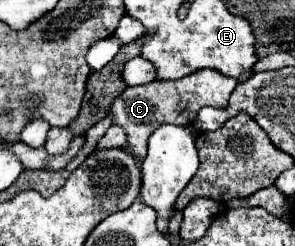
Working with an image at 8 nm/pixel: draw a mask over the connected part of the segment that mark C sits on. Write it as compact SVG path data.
M201 69L197 73L191 73L183 79L171 81L171 85L141 85L141 87L127 87L119 99L113 101L109 115L113 123L121 125L127 133L127 151L133 153L137 159L145 159L145 149L147 149L147 139L157 129L157 125L171 123L171 125L181 125L187 127L195 121L197 111L205 105L211 107L227 107L229 97L233 89L237 87L237 81L233 77L225 77L213 69Z

